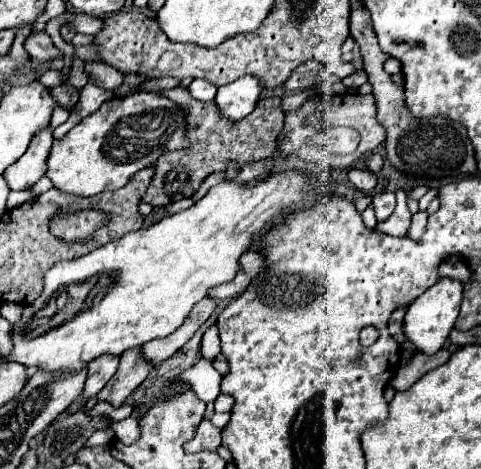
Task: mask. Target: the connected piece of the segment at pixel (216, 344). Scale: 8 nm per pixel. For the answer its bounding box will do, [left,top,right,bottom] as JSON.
[200,326,220,362]

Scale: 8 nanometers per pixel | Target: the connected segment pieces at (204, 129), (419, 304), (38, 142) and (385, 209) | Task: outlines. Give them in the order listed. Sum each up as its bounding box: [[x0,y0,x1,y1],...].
[[144,86,284,206],[404,278,462,354],[2,128,54,190],[372,192,396,222]]

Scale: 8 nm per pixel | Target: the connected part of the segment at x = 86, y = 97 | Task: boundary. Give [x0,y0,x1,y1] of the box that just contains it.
[54,84,114,138]

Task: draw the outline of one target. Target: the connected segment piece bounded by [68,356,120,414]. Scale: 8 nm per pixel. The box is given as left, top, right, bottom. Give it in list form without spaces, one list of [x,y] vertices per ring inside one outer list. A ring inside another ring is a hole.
[[[100,356],[98,360],[88,364],[88,378],[84,382],[82,396],[78,396],[78,400],[68,408],[70,414],[82,410],[86,406],[86,402],[90,398],[94,398],[106,386],[106,382],[114,376],[114,372],[118,368],[118,360],[120,360],[118,356]]]

